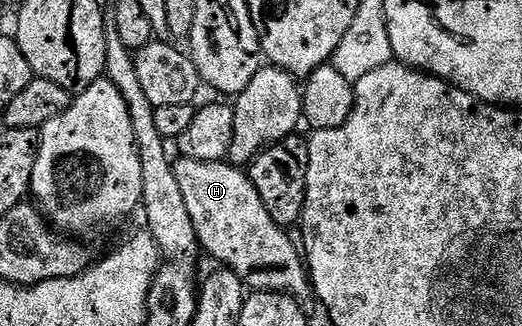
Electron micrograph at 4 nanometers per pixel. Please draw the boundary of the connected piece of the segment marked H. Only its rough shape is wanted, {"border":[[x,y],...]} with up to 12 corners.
{"border":[[173,161],[198,242],[247,289],[299,294],[308,268],[229,162]]}

